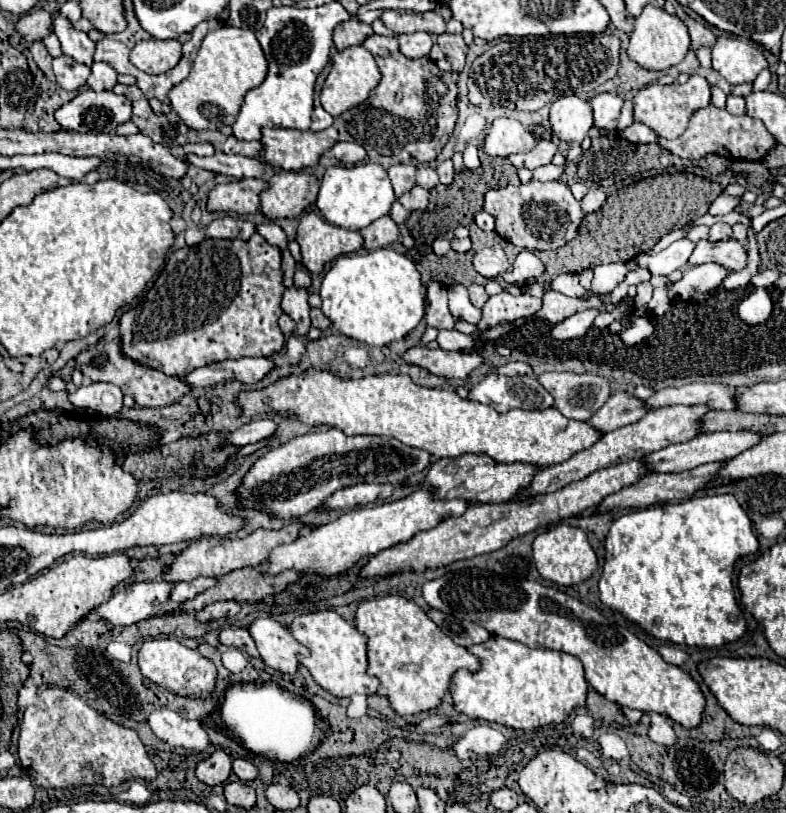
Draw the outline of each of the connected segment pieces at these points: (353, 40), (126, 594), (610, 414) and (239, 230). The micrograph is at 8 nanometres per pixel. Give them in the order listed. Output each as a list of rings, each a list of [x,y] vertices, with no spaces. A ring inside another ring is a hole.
[[[348,19],[334,29],[334,45],[338,51],[342,51],[350,45],[360,45],[368,35],[372,35],[372,27],[368,23],[362,23],[358,19]]]
[[[142,581],[122,587],[114,597],[96,607],[92,613],[108,619],[114,625],[132,625],[160,613],[172,593],[170,581]]]
[[[616,391],[606,401],[606,405],[598,413],[594,413],[592,419],[588,419],[588,423],[602,433],[608,433],[618,427],[640,421],[648,411],[648,405],[644,405],[642,399],[634,397],[632,391]]]
[[[224,215],[220,219],[214,219],[206,227],[206,237],[218,237],[218,239],[236,239],[238,237],[238,239],[248,241],[254,231],[256,231],[256,225],[252,221]]]

